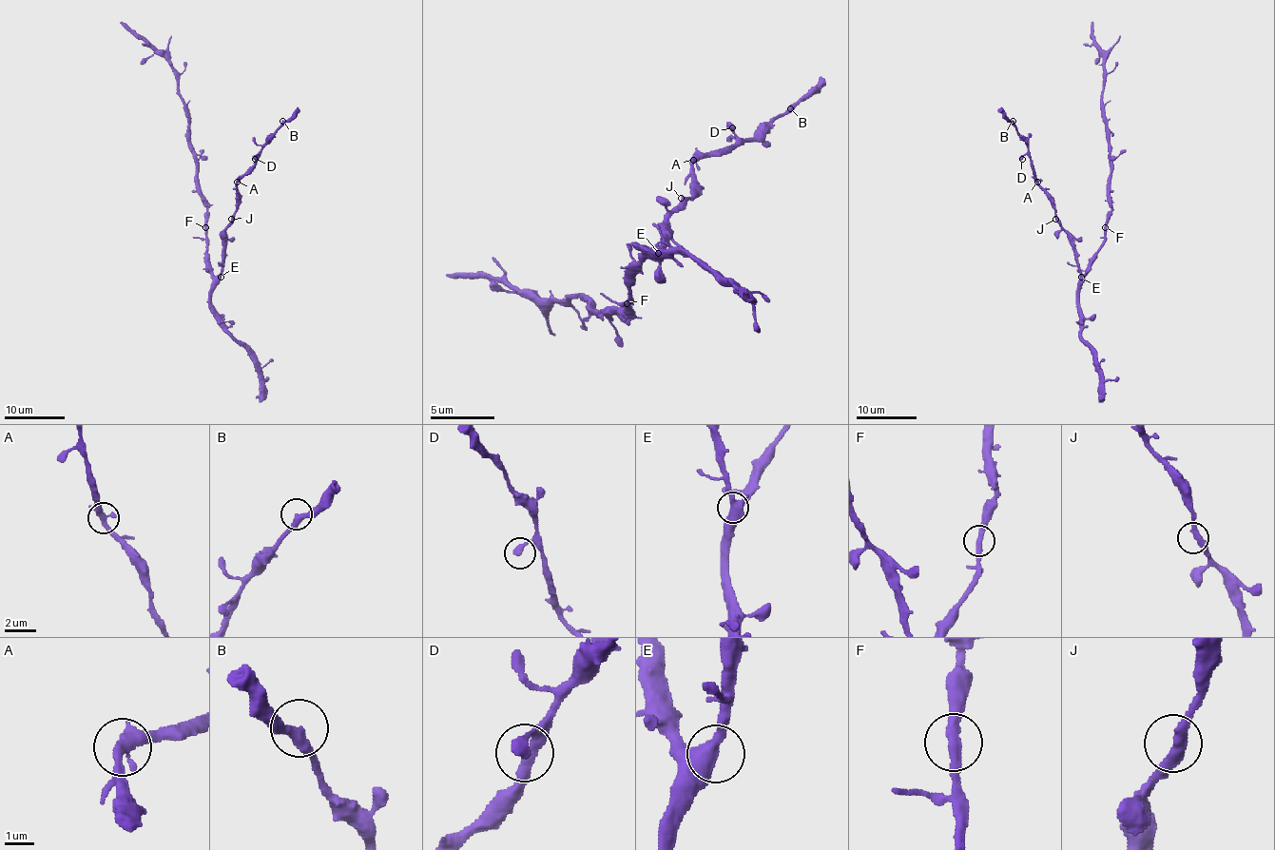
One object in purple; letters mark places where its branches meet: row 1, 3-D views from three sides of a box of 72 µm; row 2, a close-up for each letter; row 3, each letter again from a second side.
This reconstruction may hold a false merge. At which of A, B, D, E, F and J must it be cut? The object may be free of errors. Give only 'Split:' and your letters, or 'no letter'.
Split: no letter

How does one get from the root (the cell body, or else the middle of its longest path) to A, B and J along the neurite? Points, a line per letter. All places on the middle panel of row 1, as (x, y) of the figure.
A: (629, 300), (629, 281), (636, 268), (665, 242), (665, 223), (690, 198), (690, 163), (693, 160)
B: (629, 300), (636, 268), (665, 242), (665, 223), (690, 198), (690, 165), (751, 140), (790, 108)
J: (629, 300), (629, 281), (632, 275), (665, 242), (665, 221), (681, 198)

